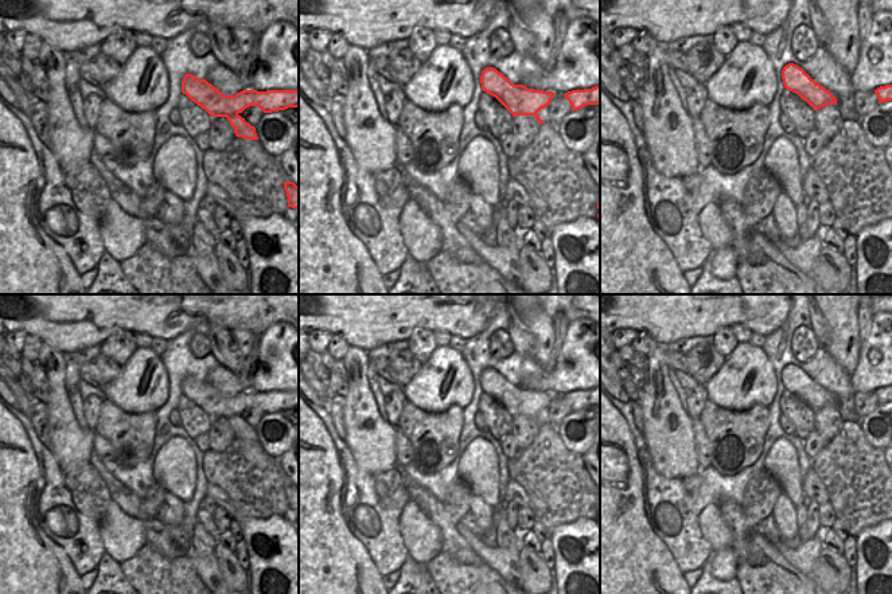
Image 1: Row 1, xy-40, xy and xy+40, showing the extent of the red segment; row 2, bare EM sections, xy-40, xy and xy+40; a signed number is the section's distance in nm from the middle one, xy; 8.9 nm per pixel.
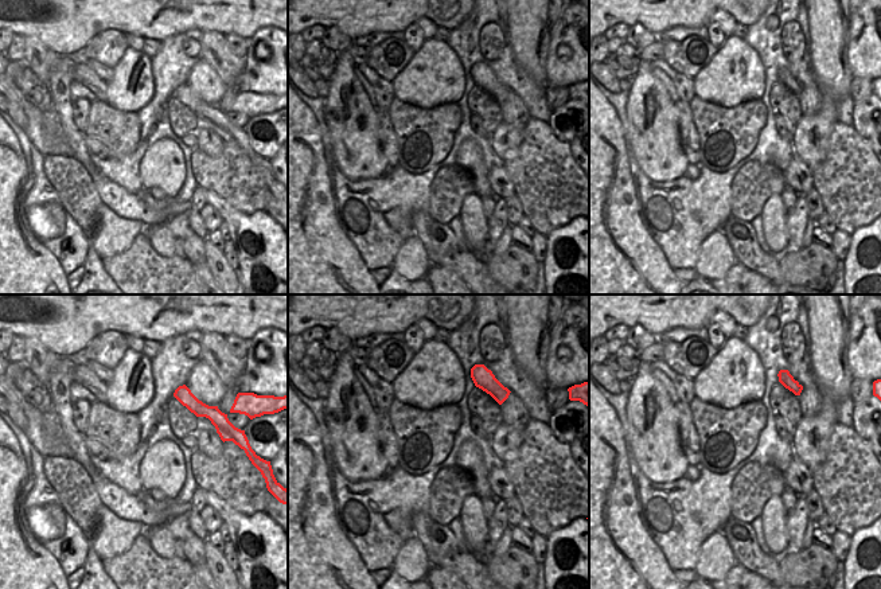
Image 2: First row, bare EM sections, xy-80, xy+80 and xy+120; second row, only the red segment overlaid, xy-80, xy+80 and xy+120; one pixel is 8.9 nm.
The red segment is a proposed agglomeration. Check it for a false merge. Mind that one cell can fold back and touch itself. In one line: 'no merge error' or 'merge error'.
merge error

